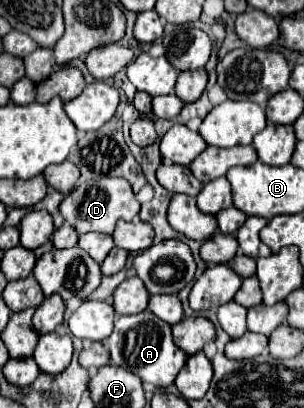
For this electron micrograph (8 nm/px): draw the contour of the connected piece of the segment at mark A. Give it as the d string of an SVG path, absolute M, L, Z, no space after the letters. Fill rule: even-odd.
M142 311L138 315L116 317L112 335L108 339L104 339L102 343L110 351L112 363L136 373L144 383L152 383L160 389L172 385L178 371L186 363L186 355L172 341L170 325L162 319L158 319L150 311Z

